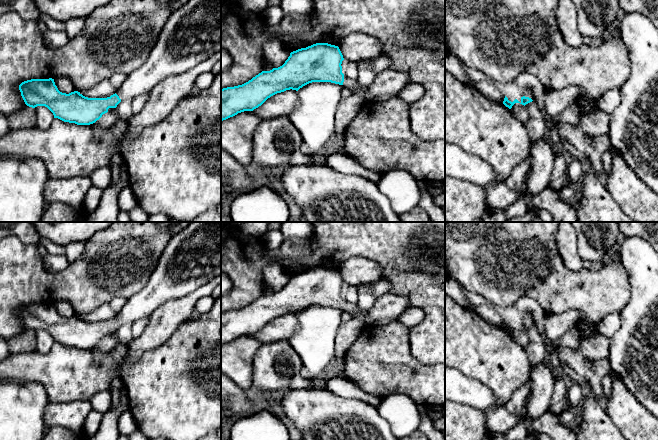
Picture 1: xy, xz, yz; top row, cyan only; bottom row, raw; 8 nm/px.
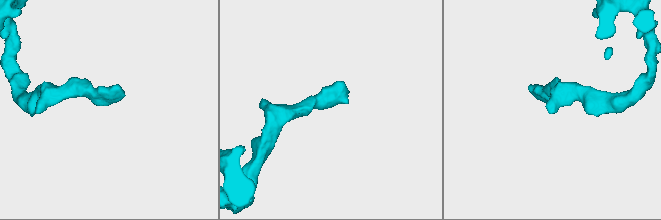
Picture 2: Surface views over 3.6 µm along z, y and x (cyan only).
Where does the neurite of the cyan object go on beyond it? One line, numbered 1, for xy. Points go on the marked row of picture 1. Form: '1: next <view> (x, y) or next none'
1: next xy (192, 34)

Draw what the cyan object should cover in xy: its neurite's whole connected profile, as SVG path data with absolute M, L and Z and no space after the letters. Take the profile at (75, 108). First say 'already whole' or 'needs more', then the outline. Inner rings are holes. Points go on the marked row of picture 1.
needs more; M189 0L165 22L146 62L128 74L121 87L110 97L88 98L78 91L62 93L52 78L24 81L19 85L19 90L29 107L45 106L54 118L77 125L90 125L109 108L116 108L122 100L148 94L164 79L185 73L218 52L221 52L221 0Z

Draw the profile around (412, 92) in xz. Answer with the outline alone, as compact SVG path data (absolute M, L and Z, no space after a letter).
M410 83L400 91L398 97L404 102L412 104L420 99L424 93L425 89L422 85Z

